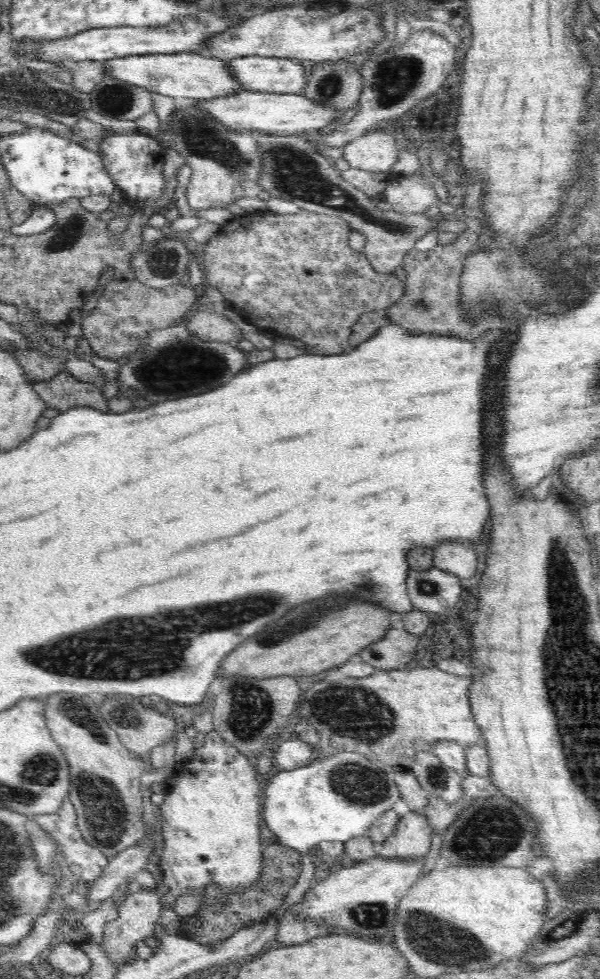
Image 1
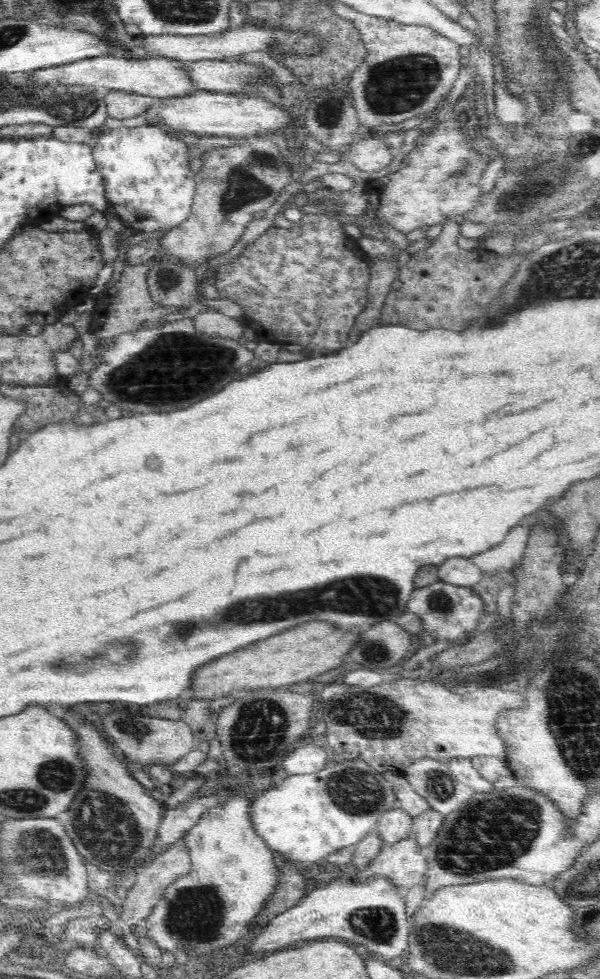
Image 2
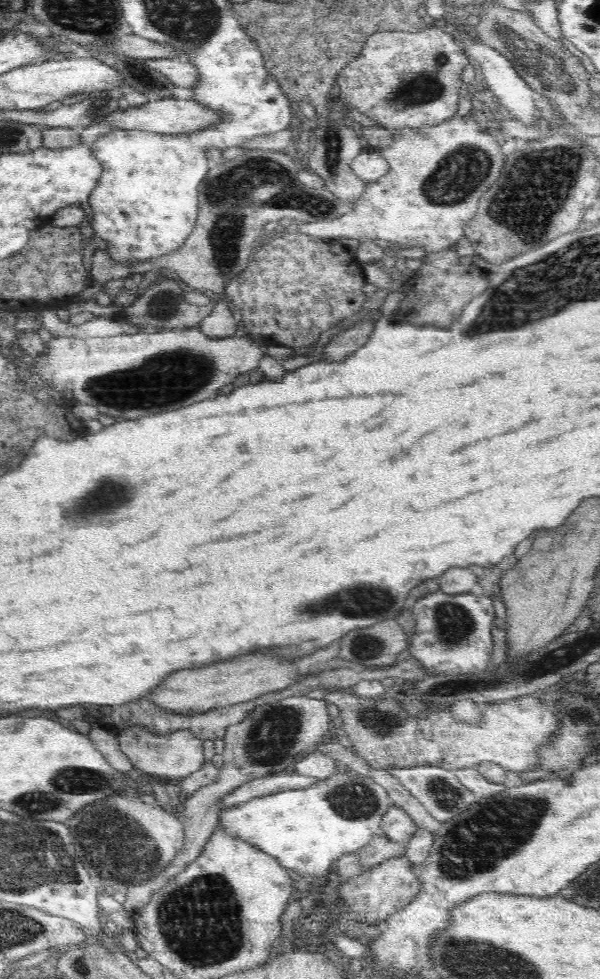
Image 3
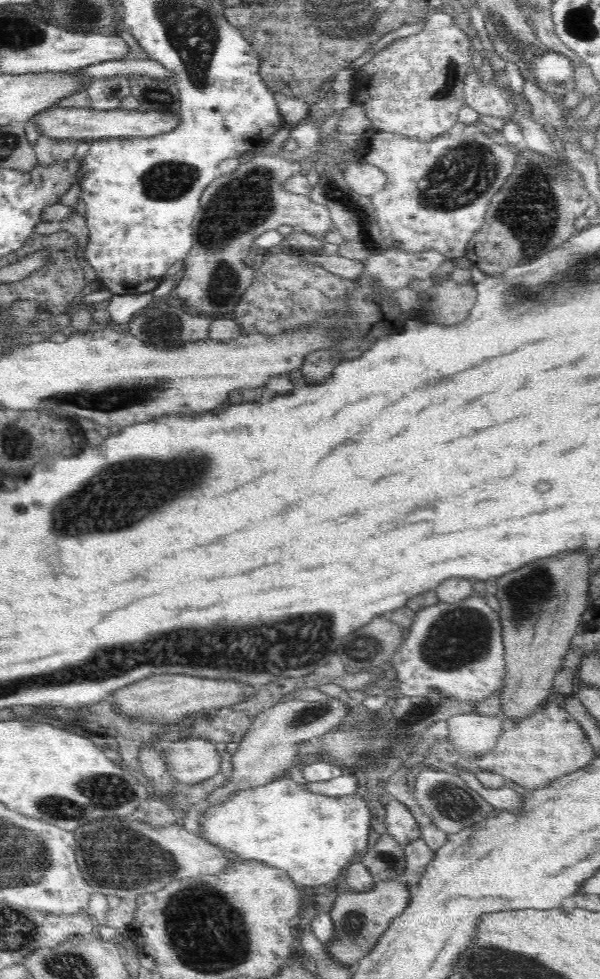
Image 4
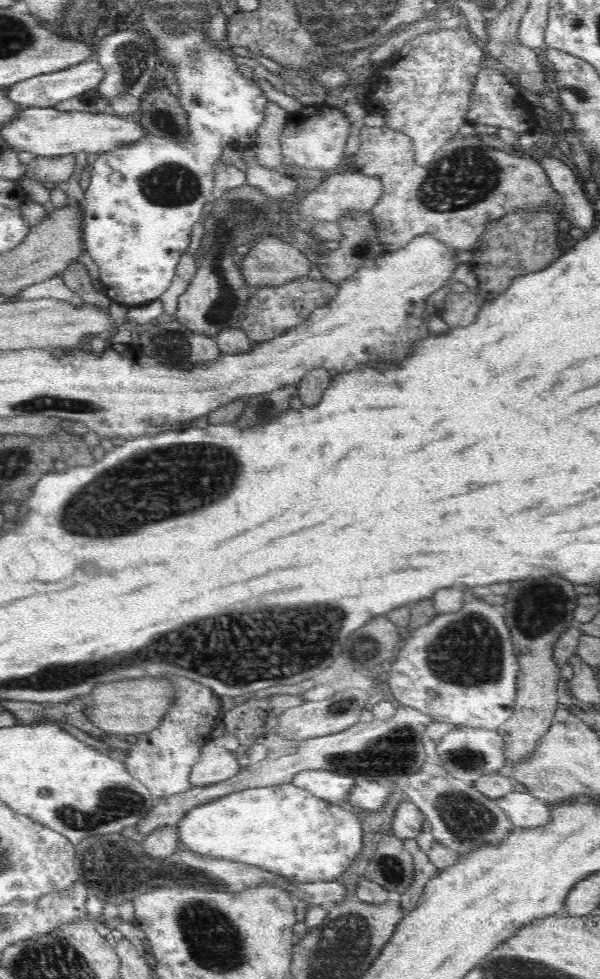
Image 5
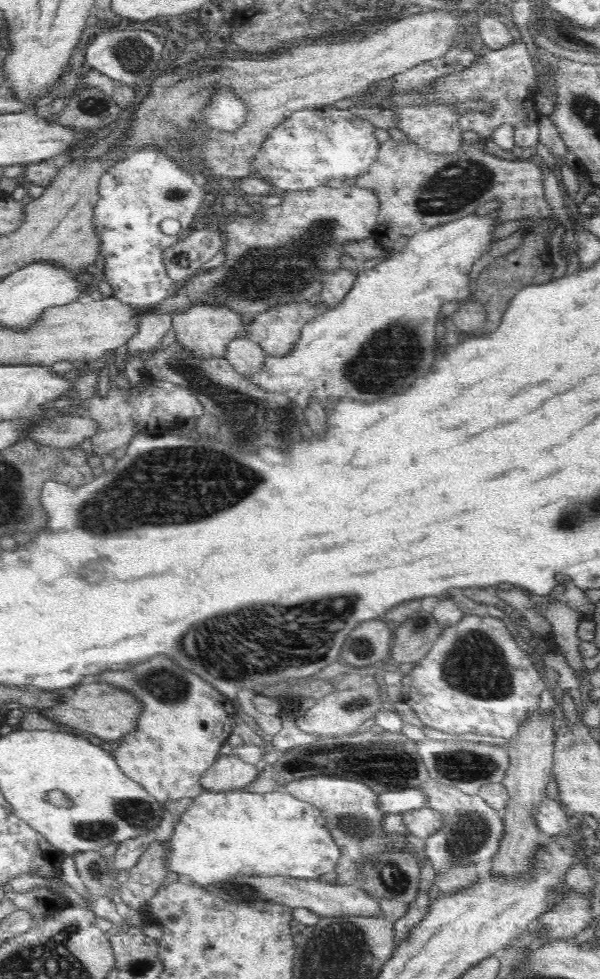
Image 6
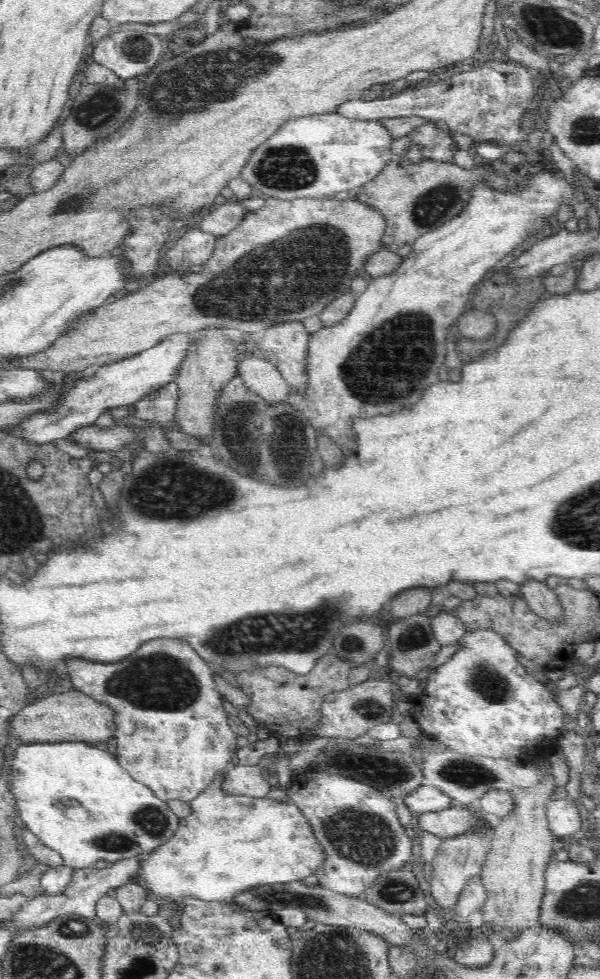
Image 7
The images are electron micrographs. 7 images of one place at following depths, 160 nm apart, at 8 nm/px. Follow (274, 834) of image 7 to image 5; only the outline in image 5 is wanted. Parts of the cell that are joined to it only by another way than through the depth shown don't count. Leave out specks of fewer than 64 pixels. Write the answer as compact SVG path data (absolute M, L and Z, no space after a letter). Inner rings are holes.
M291 782L248 788L216 798L190 810L176 825L180 846L194 855L262 867L301 883L334 881L342 874L347 874L346 869L363 848L361 826L358 815L351 810L326 803L326 800L318 799Z

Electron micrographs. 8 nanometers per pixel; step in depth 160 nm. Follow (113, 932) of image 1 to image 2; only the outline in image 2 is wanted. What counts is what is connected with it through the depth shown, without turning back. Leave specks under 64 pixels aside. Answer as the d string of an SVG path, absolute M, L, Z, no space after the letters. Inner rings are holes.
M178 840L176 844L172 844L168 850L164 850L162 854L158 854L156 858L145 867L140 868L136 872L135 878L128 883L127 896L122 902L123 914L109 924L110 930L114 935L123 938L125 934L132 933L131 930L136 926L142 926L142 922L152 914L156 903L163 898L164 891L170 886L176 878L184 876L191 869L190 852L185 844L185 840Z

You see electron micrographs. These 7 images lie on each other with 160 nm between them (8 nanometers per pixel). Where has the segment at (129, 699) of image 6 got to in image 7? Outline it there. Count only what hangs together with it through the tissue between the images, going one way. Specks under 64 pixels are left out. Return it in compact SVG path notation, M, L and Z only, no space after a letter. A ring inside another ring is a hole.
M79 690L56 693L31 700L9 720L10 744L36 744L36 742L102 742L115 731L115 712Z

